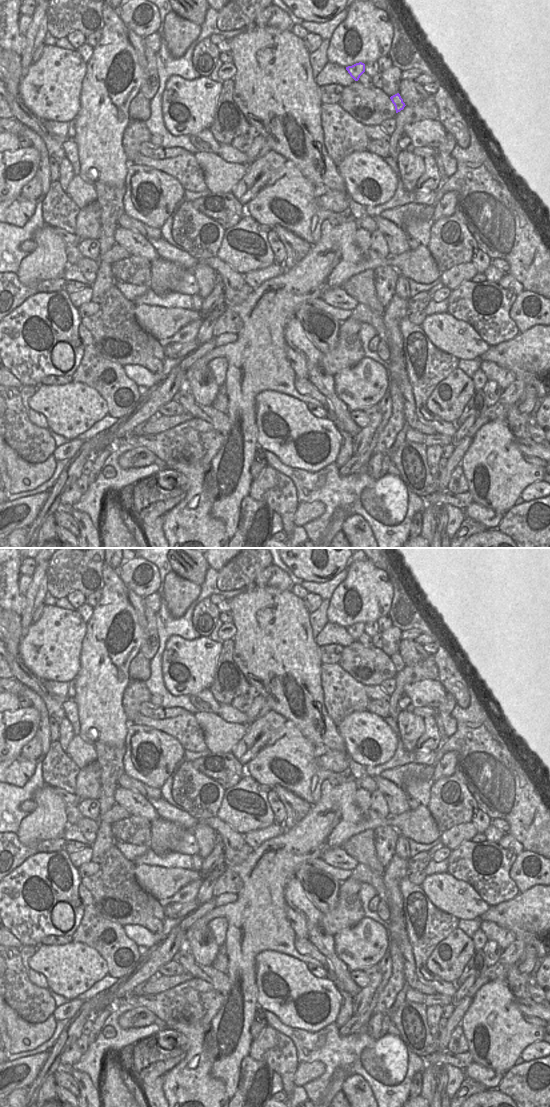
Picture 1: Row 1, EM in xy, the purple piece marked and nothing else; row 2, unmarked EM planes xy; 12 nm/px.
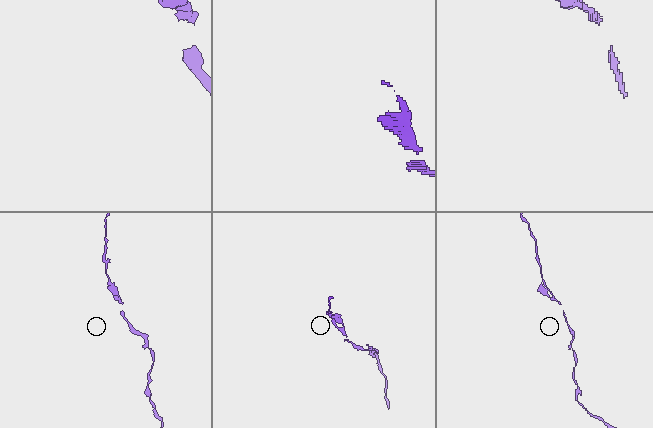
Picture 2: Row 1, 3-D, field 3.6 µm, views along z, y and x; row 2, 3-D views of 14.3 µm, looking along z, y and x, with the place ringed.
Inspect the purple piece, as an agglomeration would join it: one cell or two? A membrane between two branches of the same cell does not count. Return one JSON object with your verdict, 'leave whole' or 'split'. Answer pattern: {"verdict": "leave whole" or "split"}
{"verdict": "leave whole"}

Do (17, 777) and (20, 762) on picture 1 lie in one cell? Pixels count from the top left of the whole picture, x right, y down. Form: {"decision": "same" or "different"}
{"decision": "same"}

